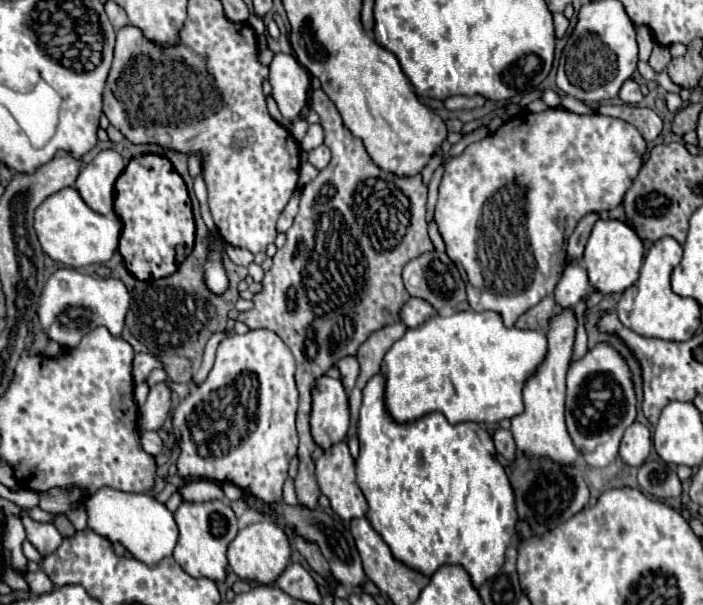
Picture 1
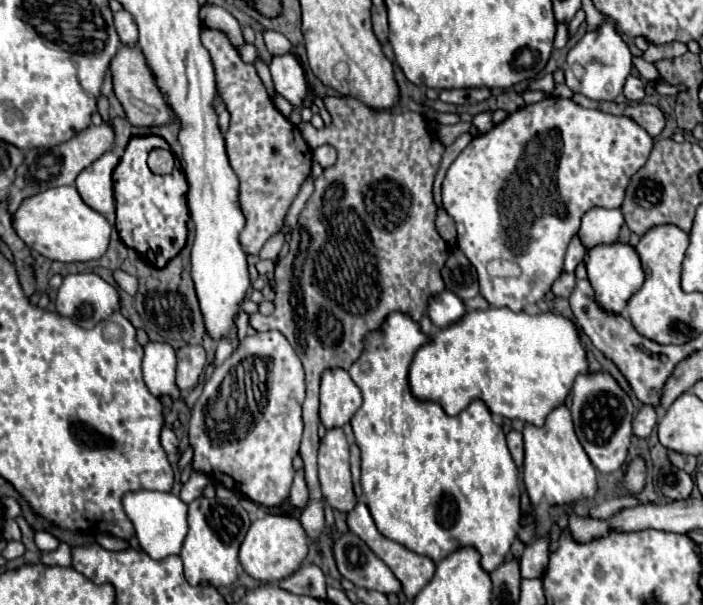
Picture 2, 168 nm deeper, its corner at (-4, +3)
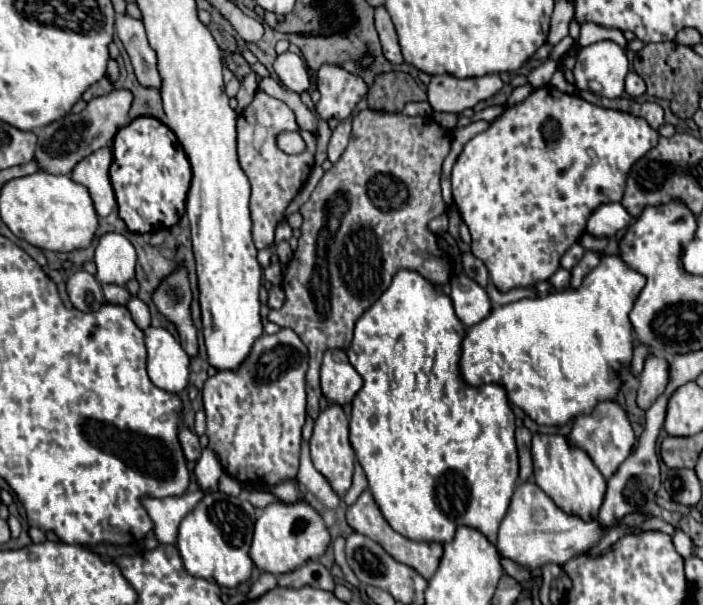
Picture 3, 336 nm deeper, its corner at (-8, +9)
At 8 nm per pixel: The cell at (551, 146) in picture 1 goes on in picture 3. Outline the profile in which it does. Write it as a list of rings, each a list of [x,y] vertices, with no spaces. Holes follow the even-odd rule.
[[[554,85],[532,91],[528,99],[506,109],[486,131],[472,137],[452,167],[452,197],[470,229],[470,249],[484,261],[498,291],[548,281],[560,267],[564,251],[584,233],[590,213],[600,203],[622,199],[628,171],[658,143],[658,137],[658,131],[642,117],[592,105],[582,97],[558,91]],[[588,151],[596,153],[596,161]]]

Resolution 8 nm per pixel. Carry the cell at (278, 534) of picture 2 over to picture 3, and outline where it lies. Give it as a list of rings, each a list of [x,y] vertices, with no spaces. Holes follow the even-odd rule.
[[[274,501],[262,511],[254,525],[250,559],[260,571],[280,575],[304,565],[310,559],[318,559],[326,551],[328,543],[330,535],[324,525],[324,519],[312,505],[308,505],[306,501],[296,503]]]

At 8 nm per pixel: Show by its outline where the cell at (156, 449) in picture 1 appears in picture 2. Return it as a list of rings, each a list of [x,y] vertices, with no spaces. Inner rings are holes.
[[[162,429],[162,447],[164,447],[164,451],[166,453],[178,453],[178,437],[176,437],[176,433],[172,431],[172,429]]]

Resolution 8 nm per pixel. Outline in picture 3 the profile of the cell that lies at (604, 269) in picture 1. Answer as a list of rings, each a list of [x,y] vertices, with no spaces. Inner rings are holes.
[[[602,255],[598,267],[594,267],[588,277],[582,281],[580,289],[566,289],[566,291],[556,291],[556,293],[550,293],[546,297],[538,297],[538,299],[522,299],[522,301],[516,301],[516,303],[508,303],[508,305],[502,305],[502,307],[494,307],[490,311],[490,315],[486,319],[482,319],[480,323],[472,325],[466,329],[466,335],[464,335],[464,341],[462,341],[462,355],[460,355],[460,375],[464,379],[466,385],[470,387],[478,387],[478,385],[486,385],[486,383],[498,383],[506,389],[506,395],[508,395],[508,401],[516,407],[520,407],[532,421],[536,421],[538,425],[564,425],[568,423],[570,419],[574,419],[578,413],[590,413],[596,405],[596,401],[602,401],[602,399],[616,399],[616,393],[618,393],[618,387],[620,387],[620,379],[618,379],[618,369],[624,369],[624,365],[632,359],[632,325],[630,325],[630,319],[628,319],[628,313],[640,293],[640,289],[644,287],[644,281],[646,277],[634,269],[630,269],[624,259],[620,255]]]

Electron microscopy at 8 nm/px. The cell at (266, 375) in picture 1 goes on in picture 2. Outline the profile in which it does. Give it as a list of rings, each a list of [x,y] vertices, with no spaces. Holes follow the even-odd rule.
[[[266,331],[246,337],[234,353],[206,381],[190,417],[190,445],[194,447],[196,471],[206,473],[226,489],[272,507],[288,499],[294,469],[292,459],[302,439],[302,403],[304,403],[304,369],[294,347],[280,331]]]

